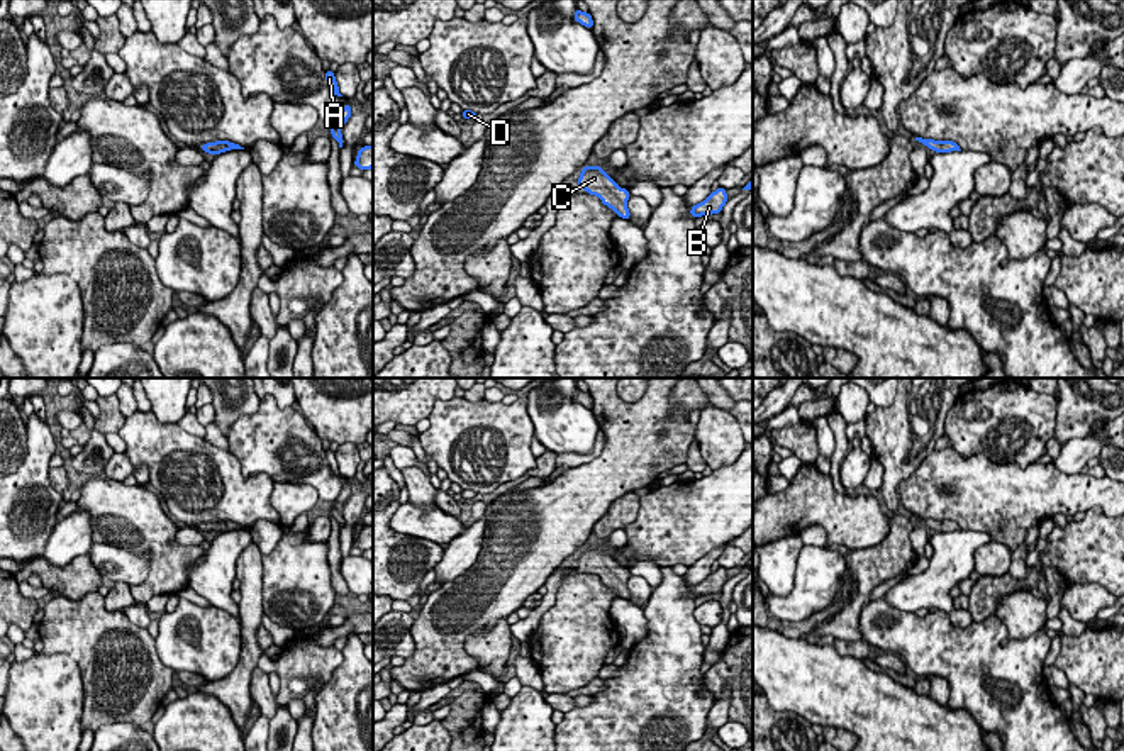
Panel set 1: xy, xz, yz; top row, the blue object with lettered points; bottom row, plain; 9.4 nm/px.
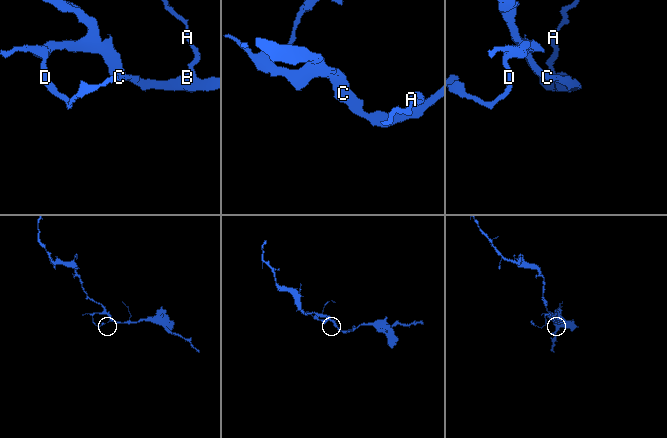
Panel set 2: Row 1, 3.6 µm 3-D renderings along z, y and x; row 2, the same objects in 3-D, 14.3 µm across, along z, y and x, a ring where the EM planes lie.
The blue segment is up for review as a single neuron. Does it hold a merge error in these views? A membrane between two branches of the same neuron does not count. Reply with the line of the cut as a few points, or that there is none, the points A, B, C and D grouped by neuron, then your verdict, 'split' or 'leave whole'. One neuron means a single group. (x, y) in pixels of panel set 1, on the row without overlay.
no cut | A B C D | leave whole

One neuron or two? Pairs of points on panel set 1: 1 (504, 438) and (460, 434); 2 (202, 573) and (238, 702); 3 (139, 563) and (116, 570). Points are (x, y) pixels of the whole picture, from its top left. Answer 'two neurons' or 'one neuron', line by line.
1: one neuron
2: two neurons
3: one neuron

